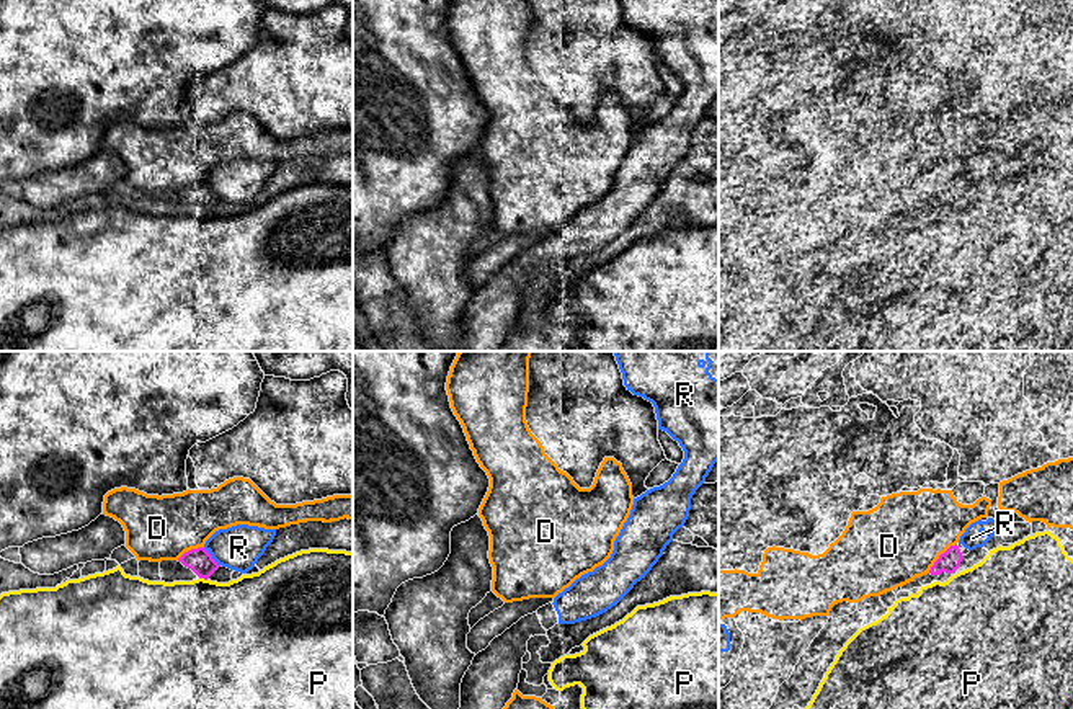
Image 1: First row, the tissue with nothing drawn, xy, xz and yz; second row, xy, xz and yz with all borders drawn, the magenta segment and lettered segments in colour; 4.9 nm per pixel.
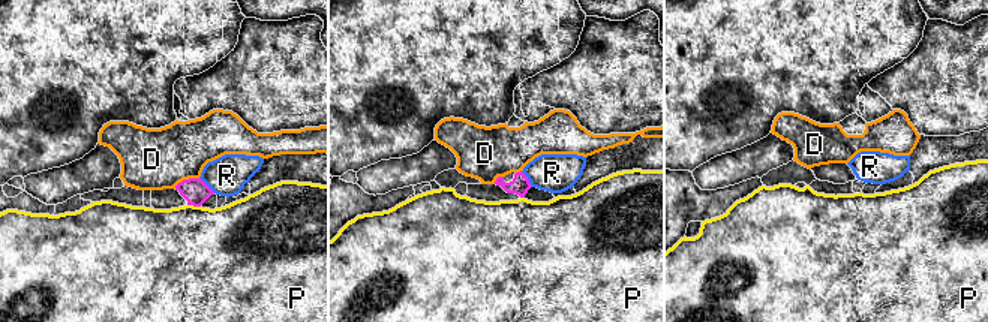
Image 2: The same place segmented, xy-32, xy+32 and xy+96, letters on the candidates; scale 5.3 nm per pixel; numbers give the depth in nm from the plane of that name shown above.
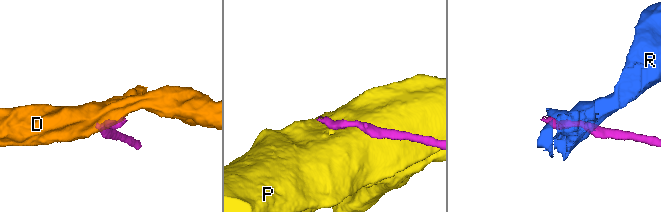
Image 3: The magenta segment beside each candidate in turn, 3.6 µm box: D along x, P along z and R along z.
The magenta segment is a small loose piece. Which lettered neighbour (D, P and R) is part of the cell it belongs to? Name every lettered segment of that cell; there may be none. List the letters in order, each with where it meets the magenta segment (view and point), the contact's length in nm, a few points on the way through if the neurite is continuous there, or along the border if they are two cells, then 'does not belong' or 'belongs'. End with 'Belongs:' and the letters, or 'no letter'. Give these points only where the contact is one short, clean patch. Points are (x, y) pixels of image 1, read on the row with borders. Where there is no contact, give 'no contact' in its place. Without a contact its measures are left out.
D: contact yz (939, 556); length 200 nm; does not belong
P: contact xy (203, 577); length 40 nm; does not belong
R: contact xy (211, 557); length 130 nm; does not belong
Belongs: no letter

